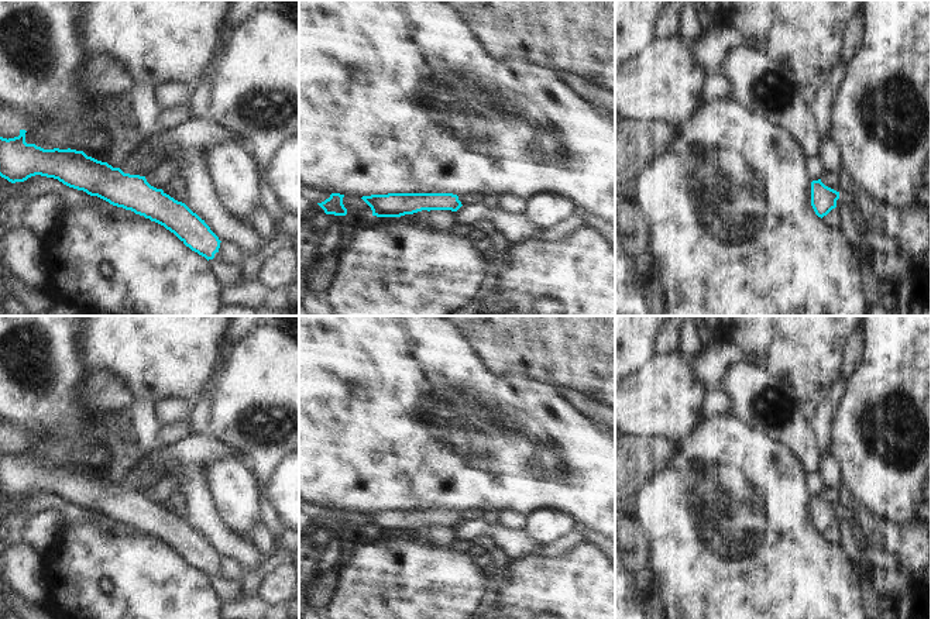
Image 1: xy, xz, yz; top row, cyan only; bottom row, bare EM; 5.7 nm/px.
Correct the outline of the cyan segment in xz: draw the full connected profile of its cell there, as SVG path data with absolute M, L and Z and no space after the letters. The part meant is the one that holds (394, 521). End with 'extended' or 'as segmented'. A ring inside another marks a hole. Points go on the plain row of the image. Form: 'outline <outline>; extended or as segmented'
outline M388 509L361 513L377 533L401 533L422 526L457 527L463 520L453 509Z; as segmented

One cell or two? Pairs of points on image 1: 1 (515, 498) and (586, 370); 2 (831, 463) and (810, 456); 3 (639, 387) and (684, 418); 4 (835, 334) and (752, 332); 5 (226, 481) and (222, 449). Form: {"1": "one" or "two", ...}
{"1": "two", "2": "two", "3": "one", "4": "one", "5": "two"}

